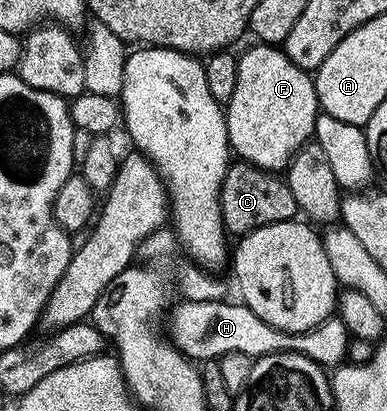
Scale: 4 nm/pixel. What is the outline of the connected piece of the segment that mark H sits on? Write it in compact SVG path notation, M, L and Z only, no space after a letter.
M223 299L220 301L210 300L204 302L190 302L183 300L179 302L179 306L172 313L172 336L170 341L173 346L176 346L188 359L198 363L205 363L219 359L228 352L246 353L247 356L253 359L269 355L274 352L294 351L300 355L308 356L315 363L325 369L334 369L341 366L348 355L348 345L350 336L348 327L338 317L327 319L326 322L320 323L314 330L302 331L296 335L288 332L274 329L267 325L256 313L248 306L241 302L228 303L229 300Z

